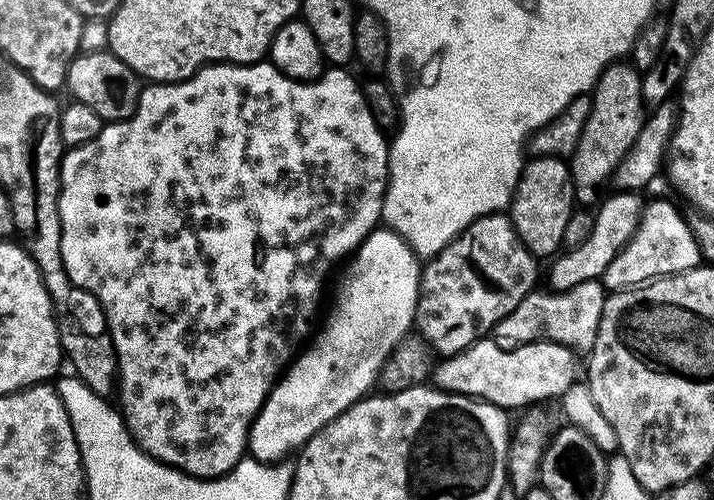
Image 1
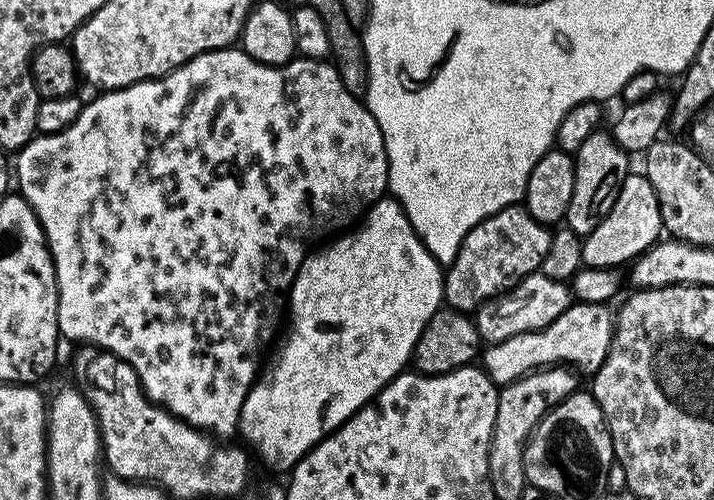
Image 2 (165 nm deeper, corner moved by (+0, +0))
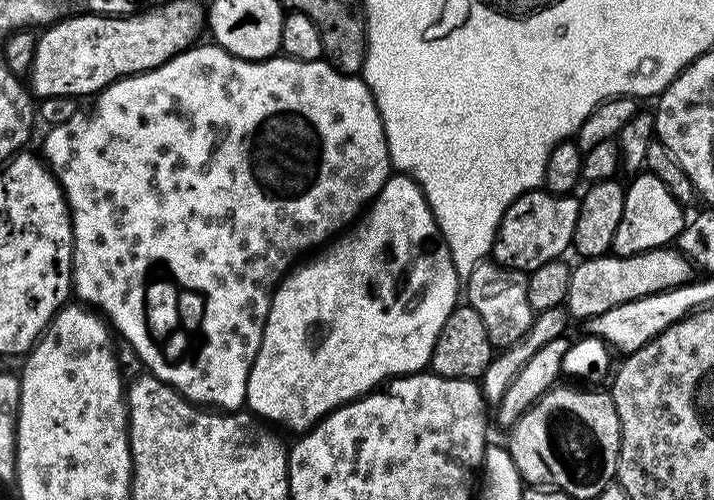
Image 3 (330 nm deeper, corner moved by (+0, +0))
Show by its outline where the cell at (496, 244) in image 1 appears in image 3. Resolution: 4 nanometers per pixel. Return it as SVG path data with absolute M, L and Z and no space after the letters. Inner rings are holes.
M547 190L522 194L504 211L504 216L496 231L496 240L492 244L491 259L497 265L509 270L531 270L551 260L561 259L565 255L564 251L569 251L572 248L574 222L578 222L579 209L580 196L576 194L557 196L556 193Z

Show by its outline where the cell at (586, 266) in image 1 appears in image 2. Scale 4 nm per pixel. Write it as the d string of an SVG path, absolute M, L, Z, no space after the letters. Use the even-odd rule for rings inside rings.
M630 174L626 182L622 182L622 190L610 214L606 214L602 222L598 222L598 226L589 236L583 237L583 267L619 269L619 264L627 265L635 261L657 243L661 239L663 227L658 194L654 194L654 186L650 186L643 174Z

